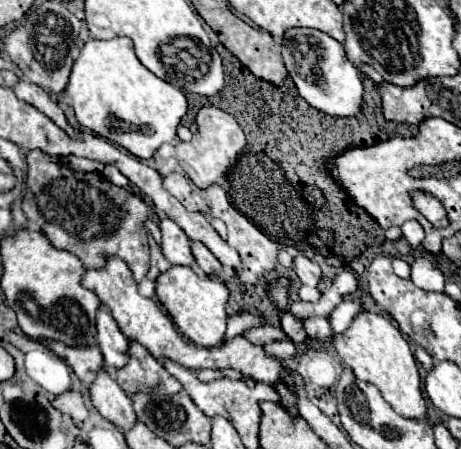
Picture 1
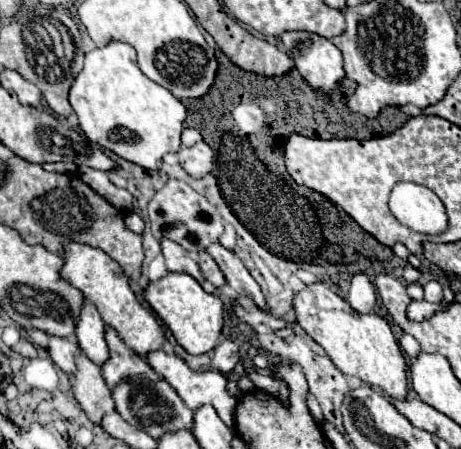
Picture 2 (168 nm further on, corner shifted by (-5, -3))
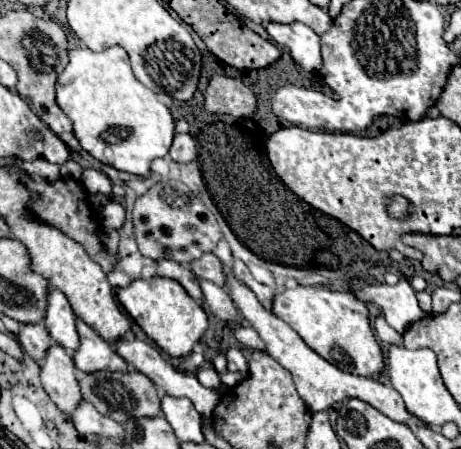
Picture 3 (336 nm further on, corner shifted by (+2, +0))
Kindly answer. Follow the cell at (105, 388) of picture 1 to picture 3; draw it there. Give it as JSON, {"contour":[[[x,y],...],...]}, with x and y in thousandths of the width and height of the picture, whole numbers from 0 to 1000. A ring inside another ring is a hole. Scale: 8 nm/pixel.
{"contour":[[[113,768],[87,817],[87,844],[100,875],[139,920],[152,924],[156,906],[165,906],[165,898],[178,898],[174,853],[165,840],[165,813],[156,808],[156,795],[139,782],[139,773]]]}

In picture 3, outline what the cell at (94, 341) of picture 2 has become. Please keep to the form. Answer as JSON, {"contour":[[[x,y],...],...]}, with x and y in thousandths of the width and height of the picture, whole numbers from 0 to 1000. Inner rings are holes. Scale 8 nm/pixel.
{"contour":[[[113,644],[104,653],[104,697],[100,728],[113,755],[134,768],[148,786],[161,786],[174,773],[174,746],[165,737],[165,697],[156,693],[143,657],[134,648]]]}

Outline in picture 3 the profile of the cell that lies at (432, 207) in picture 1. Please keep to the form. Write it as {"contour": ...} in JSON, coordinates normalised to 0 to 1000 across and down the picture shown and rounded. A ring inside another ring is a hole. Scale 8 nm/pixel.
{"contour":[[[850,434],[846,452],[842,452],[842,474],[855,488],[876,488],[876,479],[889,479],[894,457],[885,452],[885,443],[876,443],[876,434]]]}

